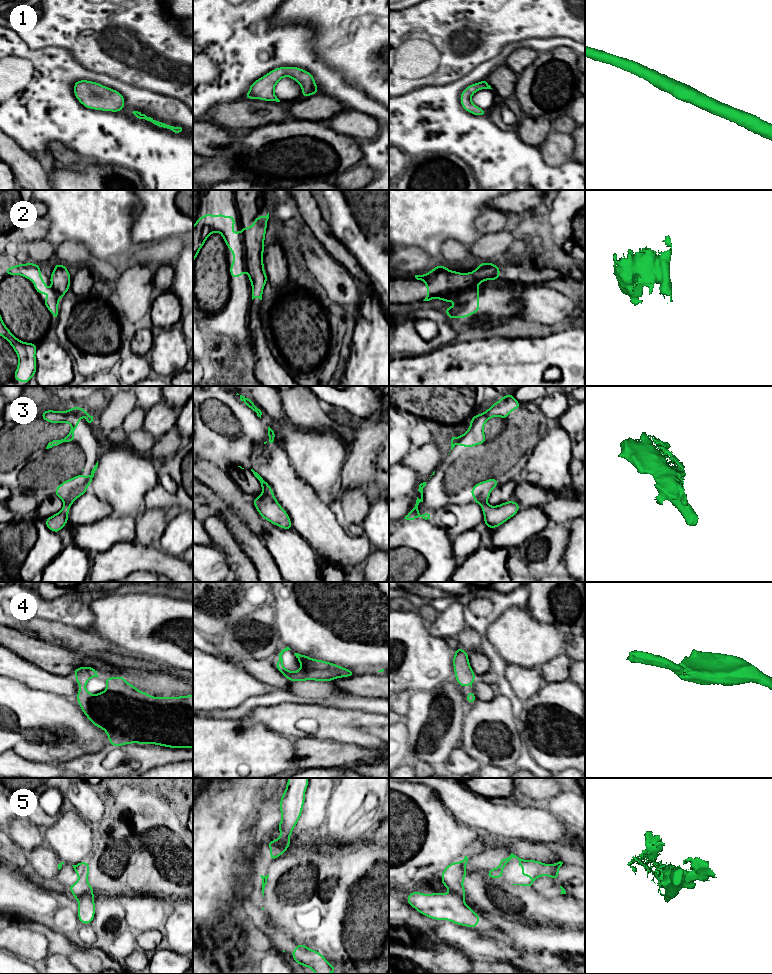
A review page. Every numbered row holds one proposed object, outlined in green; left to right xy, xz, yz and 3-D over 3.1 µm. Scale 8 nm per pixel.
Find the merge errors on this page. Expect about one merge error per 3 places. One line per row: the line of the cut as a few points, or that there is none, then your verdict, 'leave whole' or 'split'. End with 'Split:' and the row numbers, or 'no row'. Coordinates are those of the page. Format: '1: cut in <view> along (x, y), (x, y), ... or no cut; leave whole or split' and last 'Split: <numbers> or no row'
1: no cut; leave whole
2: cut in yz along (477, 285), (458, 292), (444, 294), (437, 298); split
3: cut in xz along (260, 481), (263, 481), (270, 488); split
4: no cut; leave whole
5: cut in xy along (92, 894), (83, 894), (78, 898); split
Split: 2, 3, 5

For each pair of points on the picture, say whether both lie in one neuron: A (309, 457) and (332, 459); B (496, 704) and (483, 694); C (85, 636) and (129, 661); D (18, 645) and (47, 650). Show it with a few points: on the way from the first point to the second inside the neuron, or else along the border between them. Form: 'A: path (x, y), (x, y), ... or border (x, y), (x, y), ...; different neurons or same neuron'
A: path (315, 457), (326, 457); same neuron
B: border (495, 689), (494, 695), (489, 700), (478, 700); different neurons
C: border (98, 656), (104, 652), (117, 652), (136, 657); different neurons
D: path (25, 645), (34, 650), (40, 650); same neuron

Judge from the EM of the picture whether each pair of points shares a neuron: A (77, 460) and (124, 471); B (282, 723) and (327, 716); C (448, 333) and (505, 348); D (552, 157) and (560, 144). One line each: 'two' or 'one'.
A: two
B: one
C: two
D: one

